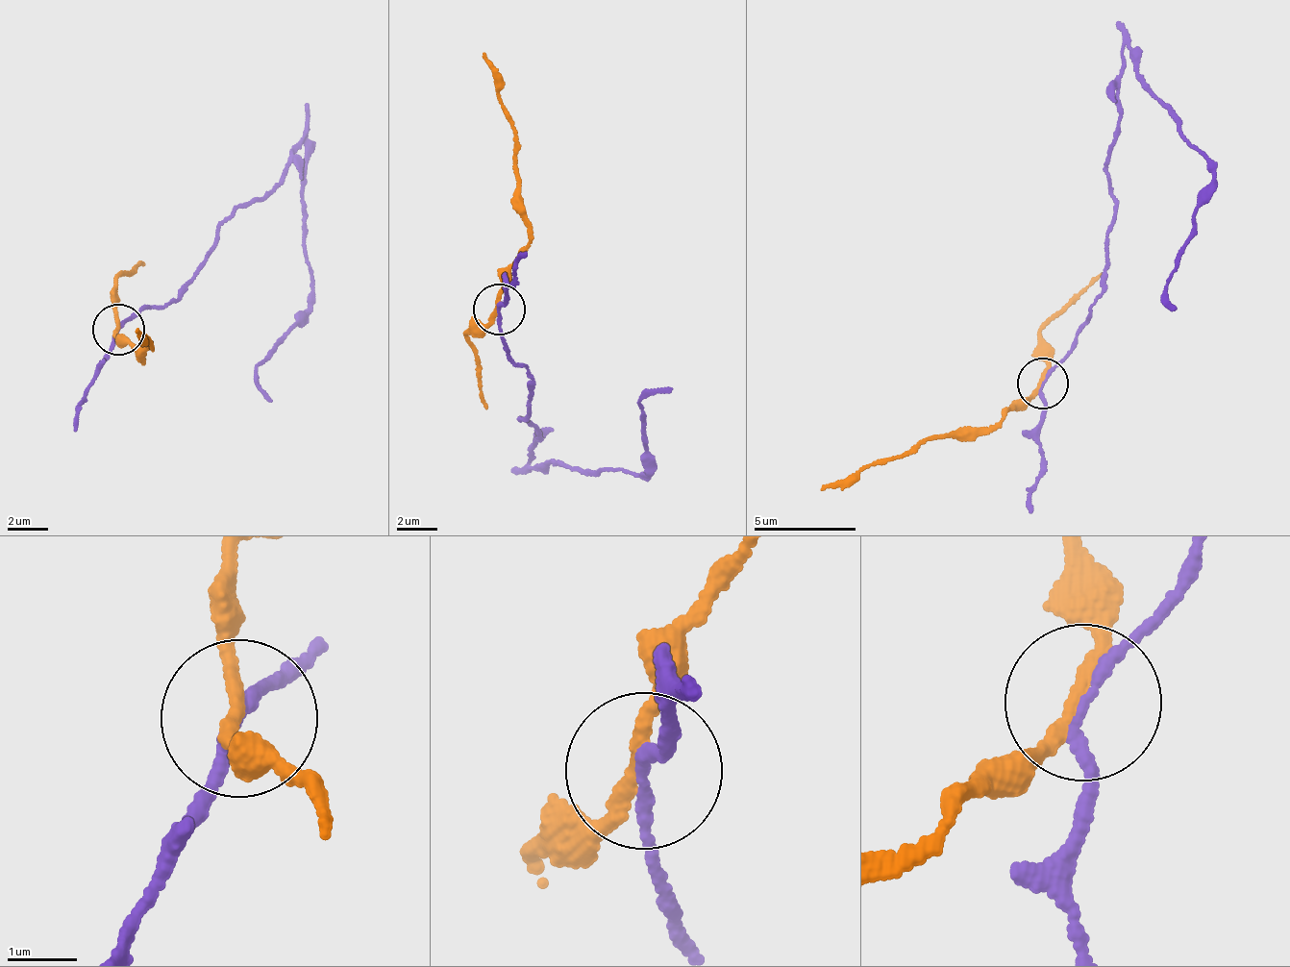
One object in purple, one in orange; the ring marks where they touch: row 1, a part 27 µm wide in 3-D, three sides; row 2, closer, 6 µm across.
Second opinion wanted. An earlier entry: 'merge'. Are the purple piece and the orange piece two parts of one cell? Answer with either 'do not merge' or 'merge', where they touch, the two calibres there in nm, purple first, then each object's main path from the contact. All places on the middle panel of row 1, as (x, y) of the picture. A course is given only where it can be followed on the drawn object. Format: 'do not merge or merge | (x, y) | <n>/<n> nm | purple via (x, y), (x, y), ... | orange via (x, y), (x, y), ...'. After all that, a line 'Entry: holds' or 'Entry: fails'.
do not merge | (499, 309) | 140/170 nm | purple via (499, 309), (534, 465), (645, 474), (640, 402), (672, 386) | orange via (496, 311), (528, 241), (515, 146), (483, 55)
Entry: fails

